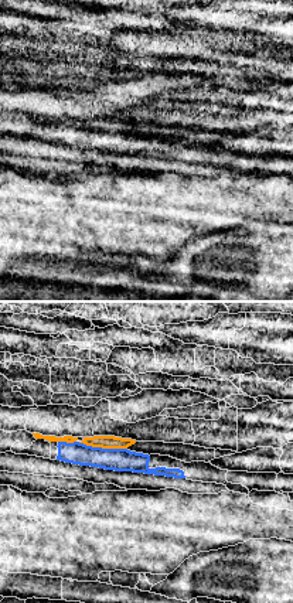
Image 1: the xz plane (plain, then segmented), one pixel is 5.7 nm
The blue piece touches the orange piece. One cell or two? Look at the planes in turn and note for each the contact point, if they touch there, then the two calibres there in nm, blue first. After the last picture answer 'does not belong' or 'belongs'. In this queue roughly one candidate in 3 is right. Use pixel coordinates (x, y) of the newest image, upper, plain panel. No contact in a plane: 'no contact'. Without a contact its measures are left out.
contact (101, 130); calibres 130 and 80 nm

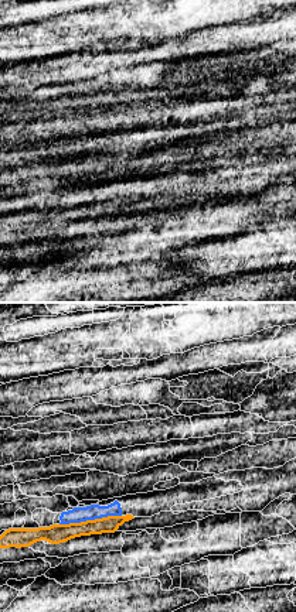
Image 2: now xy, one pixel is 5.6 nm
contact (89, 202); calibres 90 and 110 nm

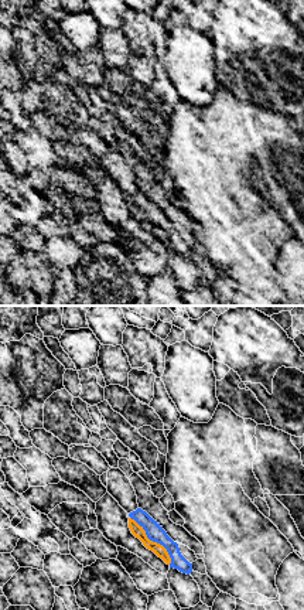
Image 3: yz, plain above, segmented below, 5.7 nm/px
contact (154, 224); calibres 100 and 70 nm

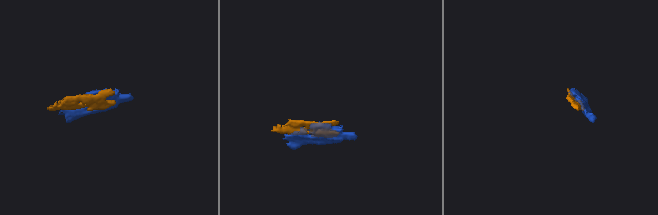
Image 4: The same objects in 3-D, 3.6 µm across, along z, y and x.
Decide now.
belongs

